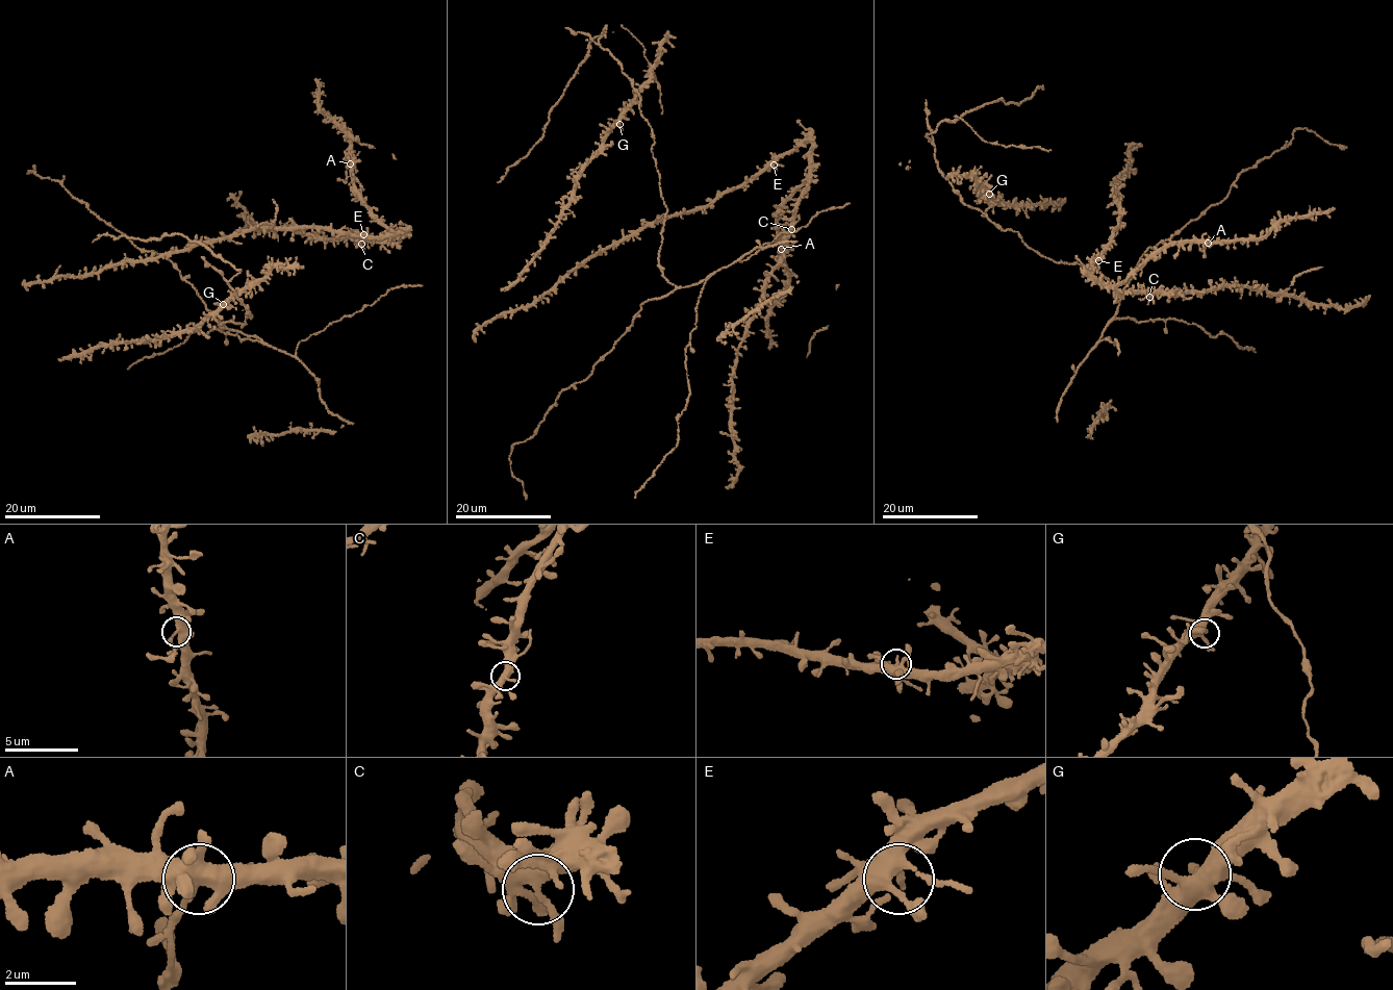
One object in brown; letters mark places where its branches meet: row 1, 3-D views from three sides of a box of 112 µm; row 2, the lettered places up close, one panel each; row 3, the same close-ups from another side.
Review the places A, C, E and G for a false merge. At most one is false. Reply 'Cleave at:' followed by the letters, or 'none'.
Cleave at: A

